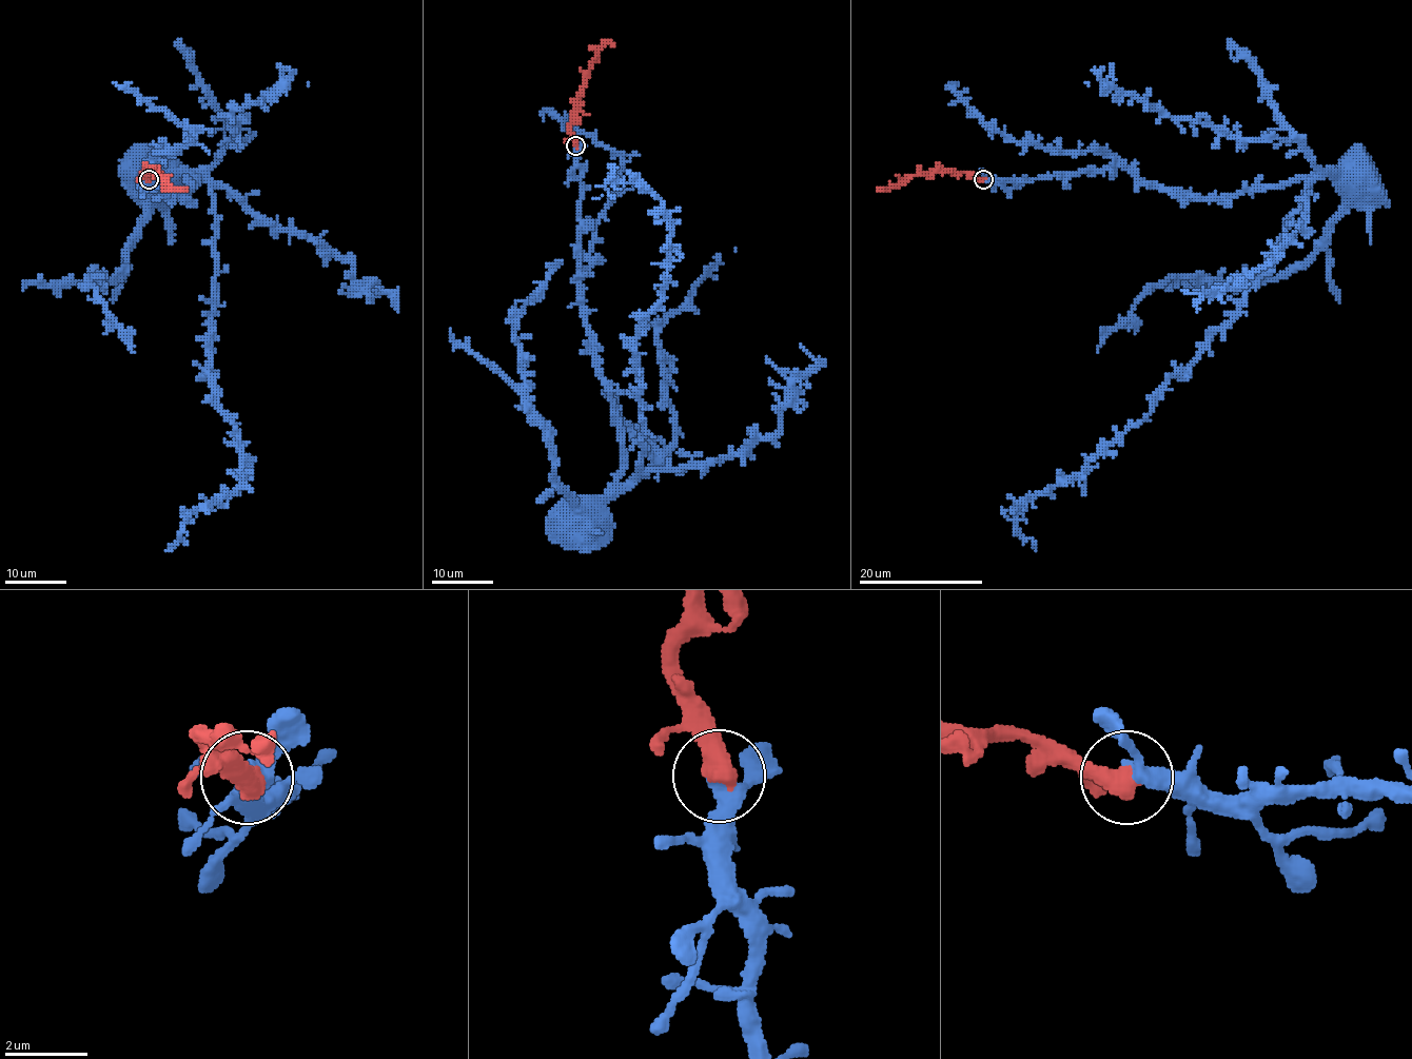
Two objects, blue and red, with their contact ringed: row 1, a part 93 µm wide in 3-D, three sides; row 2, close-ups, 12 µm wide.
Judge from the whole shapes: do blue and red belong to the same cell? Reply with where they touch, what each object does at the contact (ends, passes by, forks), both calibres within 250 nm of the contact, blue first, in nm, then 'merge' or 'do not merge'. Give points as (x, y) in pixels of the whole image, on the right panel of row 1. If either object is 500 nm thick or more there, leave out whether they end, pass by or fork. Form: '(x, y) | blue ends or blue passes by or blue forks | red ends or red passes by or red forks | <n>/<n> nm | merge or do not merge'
(983, 179) | 360/550 nm | merge

